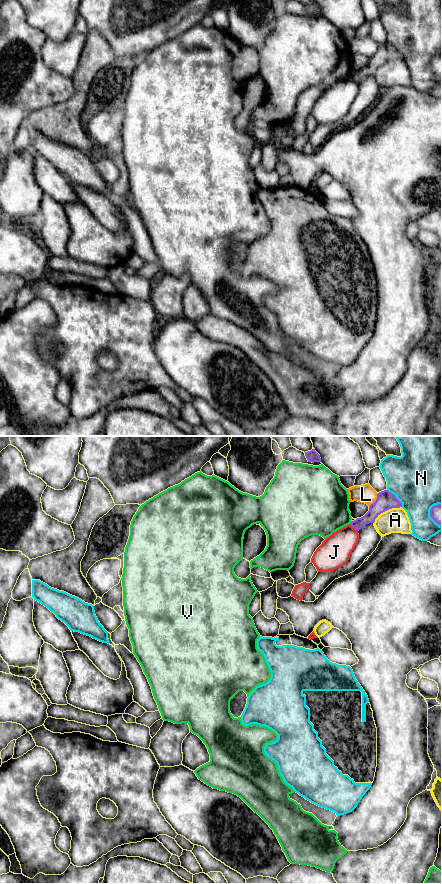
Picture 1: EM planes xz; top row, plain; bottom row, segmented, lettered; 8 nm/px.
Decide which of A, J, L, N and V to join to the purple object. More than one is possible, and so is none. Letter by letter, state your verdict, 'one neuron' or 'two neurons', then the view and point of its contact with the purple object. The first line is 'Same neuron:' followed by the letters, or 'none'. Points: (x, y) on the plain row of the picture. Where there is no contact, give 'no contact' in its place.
Same neuron: none
A: two neurons; contact xz (386, 62)
J: two neurons; contact xz (353, 79)
L: two neurons; contact xz (376, 52)
N: two neurons; contact xz (395, 49)
V: two neurons; contact xz (351, 74)

